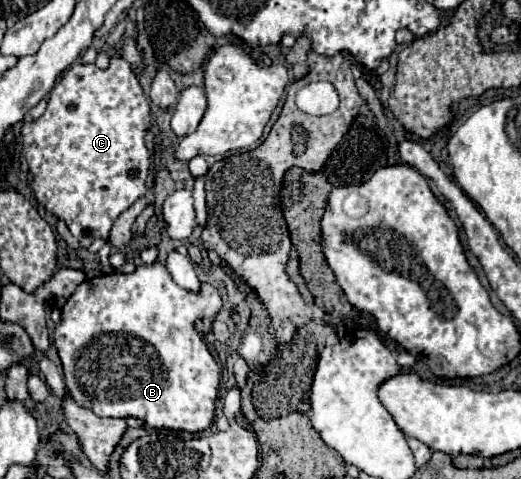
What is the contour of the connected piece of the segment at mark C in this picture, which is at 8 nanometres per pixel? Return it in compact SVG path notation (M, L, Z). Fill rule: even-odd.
M110 58L106 70L96 64L72 64L62 74L60 82L54 84L48 96L46 112L34 122L24 122L24 156L30 172L34 174L34 196L48 212L66 222L82 248L88 248L96 238L108 238L114 220L142 194L146 194L144 184L150 170L150 152L144 136L150 122L150 102L132 66L124 58Z

